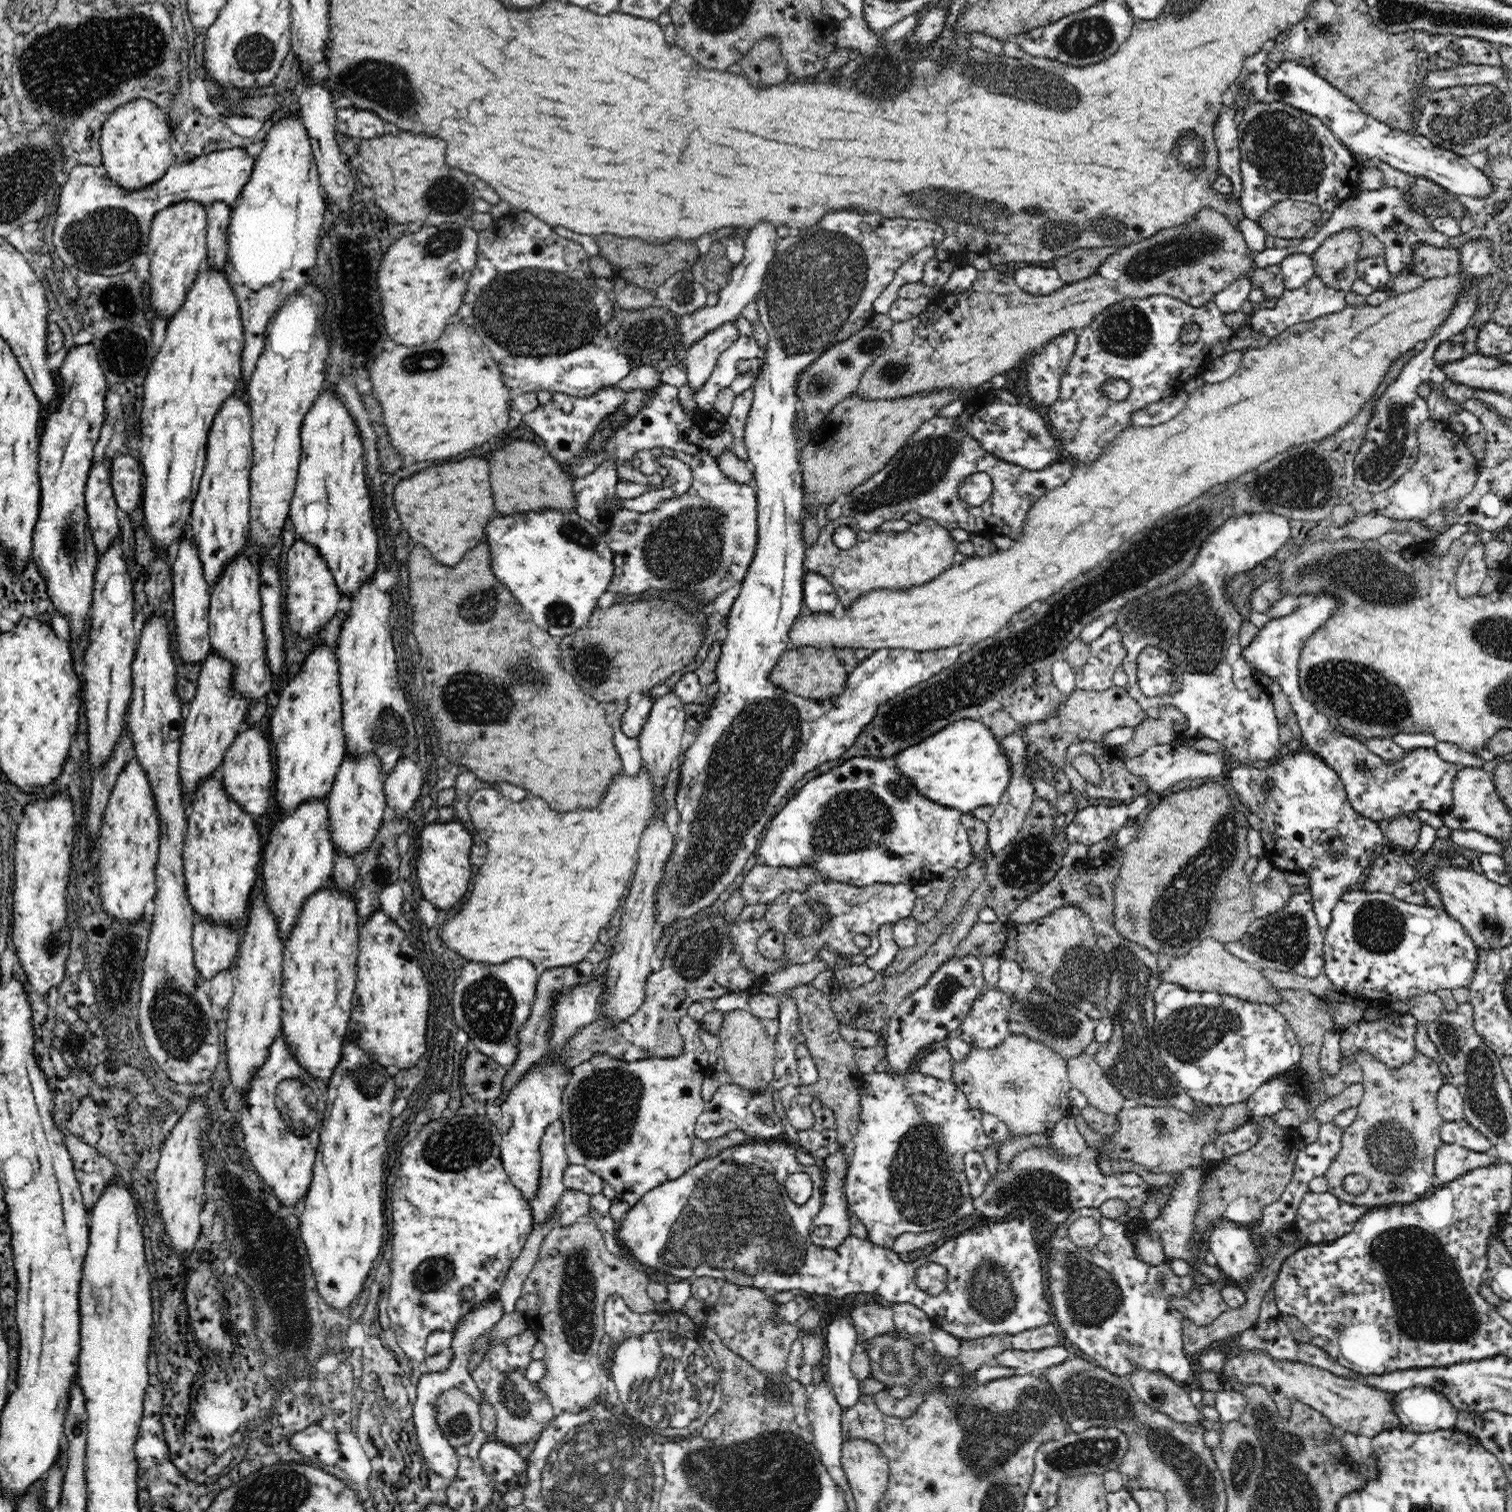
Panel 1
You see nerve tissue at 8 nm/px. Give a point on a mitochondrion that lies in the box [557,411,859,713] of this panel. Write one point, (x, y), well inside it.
(685, 548)

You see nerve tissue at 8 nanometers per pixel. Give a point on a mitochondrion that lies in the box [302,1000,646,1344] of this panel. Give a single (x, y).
(463, 1150)

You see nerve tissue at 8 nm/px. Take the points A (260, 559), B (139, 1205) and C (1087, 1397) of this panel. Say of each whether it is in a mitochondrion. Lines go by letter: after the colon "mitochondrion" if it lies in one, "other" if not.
A: other
B: other
C: mitochondrion

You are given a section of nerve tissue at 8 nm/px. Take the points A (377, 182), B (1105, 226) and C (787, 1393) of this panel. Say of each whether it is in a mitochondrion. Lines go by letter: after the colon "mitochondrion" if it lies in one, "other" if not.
A: other
B: mitochondrion
C: other

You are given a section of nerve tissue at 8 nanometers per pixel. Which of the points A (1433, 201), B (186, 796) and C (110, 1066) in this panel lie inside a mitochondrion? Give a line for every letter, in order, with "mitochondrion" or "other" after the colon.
A: mitochondrion
B: other
C: other

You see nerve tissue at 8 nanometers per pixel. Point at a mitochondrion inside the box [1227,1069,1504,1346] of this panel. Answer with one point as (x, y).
(1390, 1148)

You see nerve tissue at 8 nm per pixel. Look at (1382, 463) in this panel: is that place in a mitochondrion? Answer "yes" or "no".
yes

